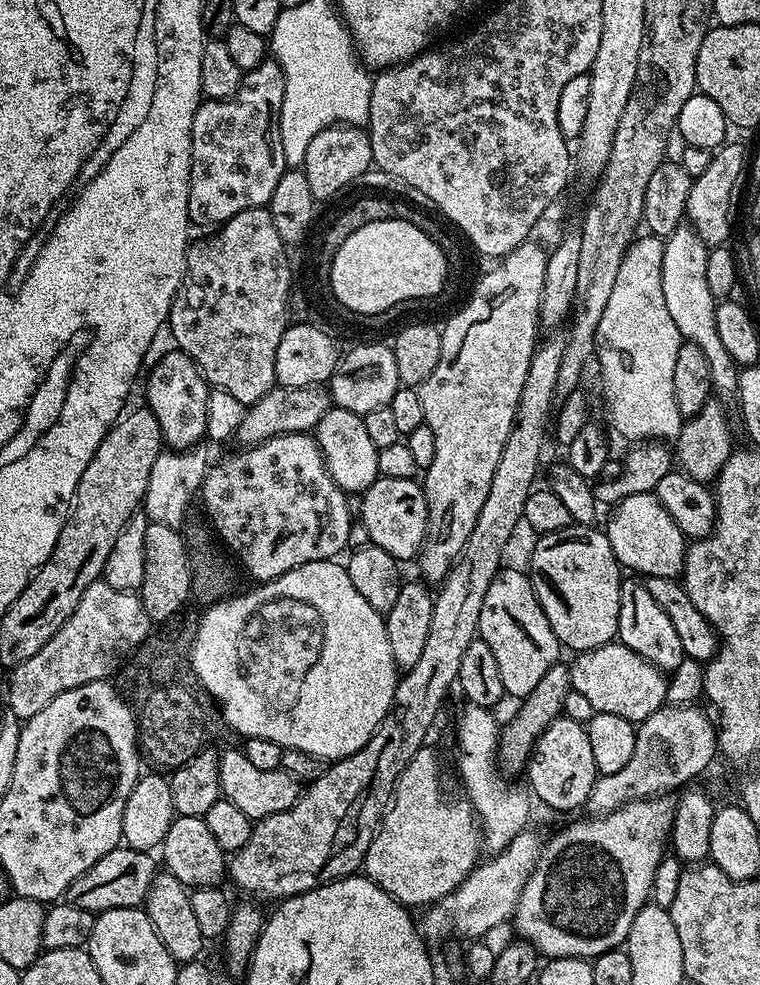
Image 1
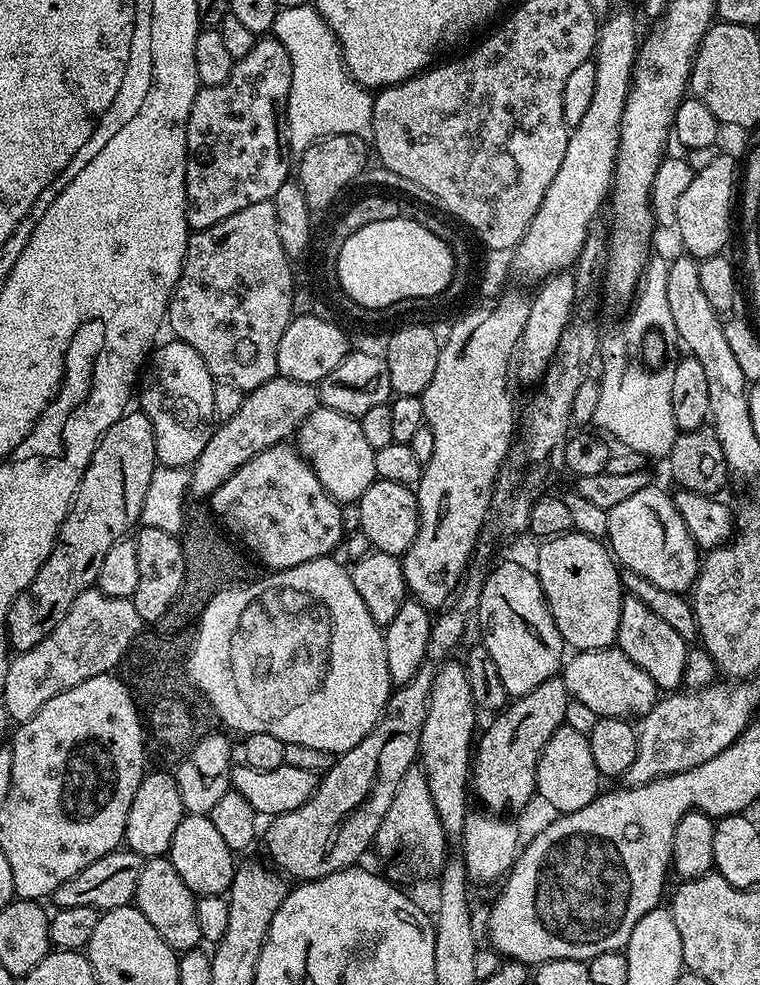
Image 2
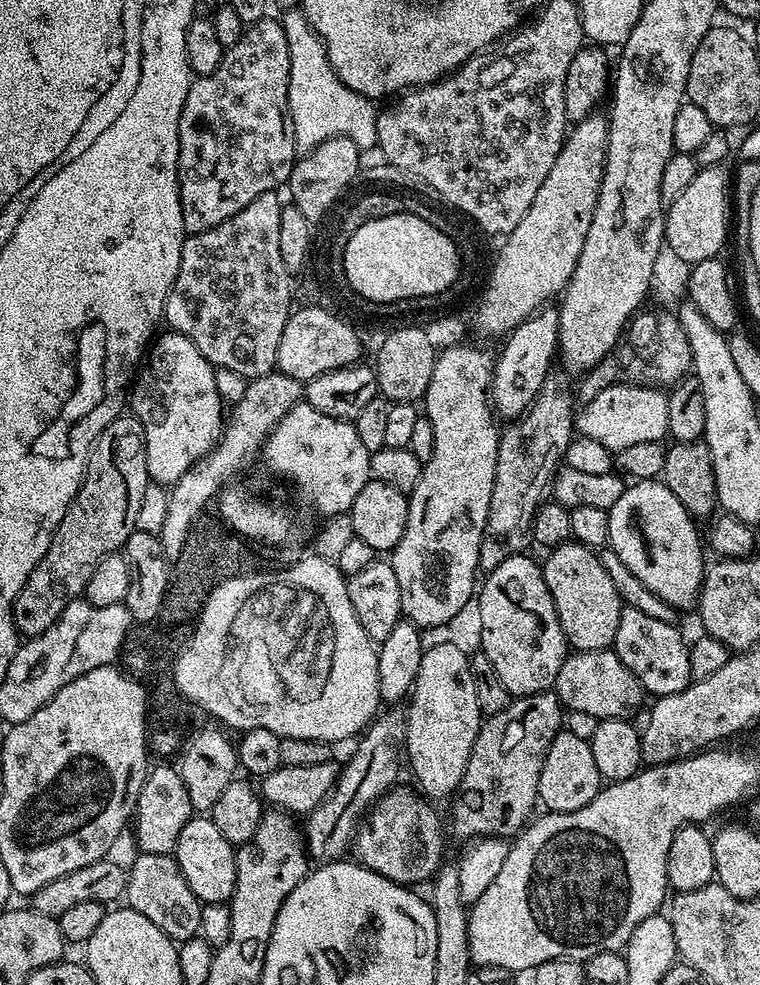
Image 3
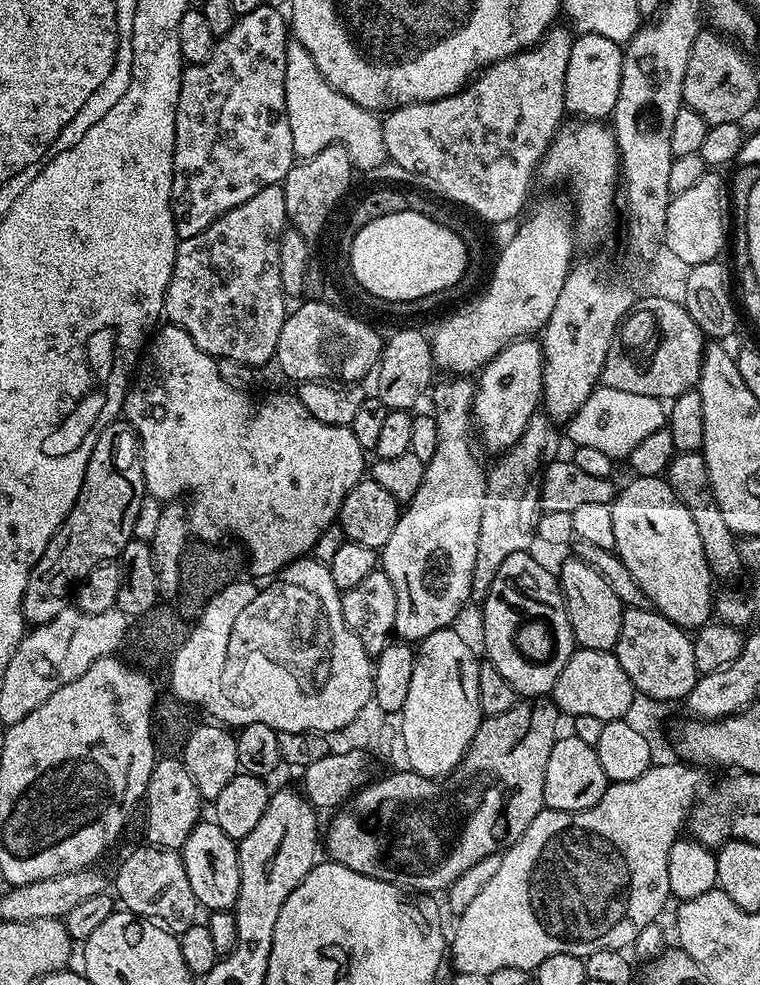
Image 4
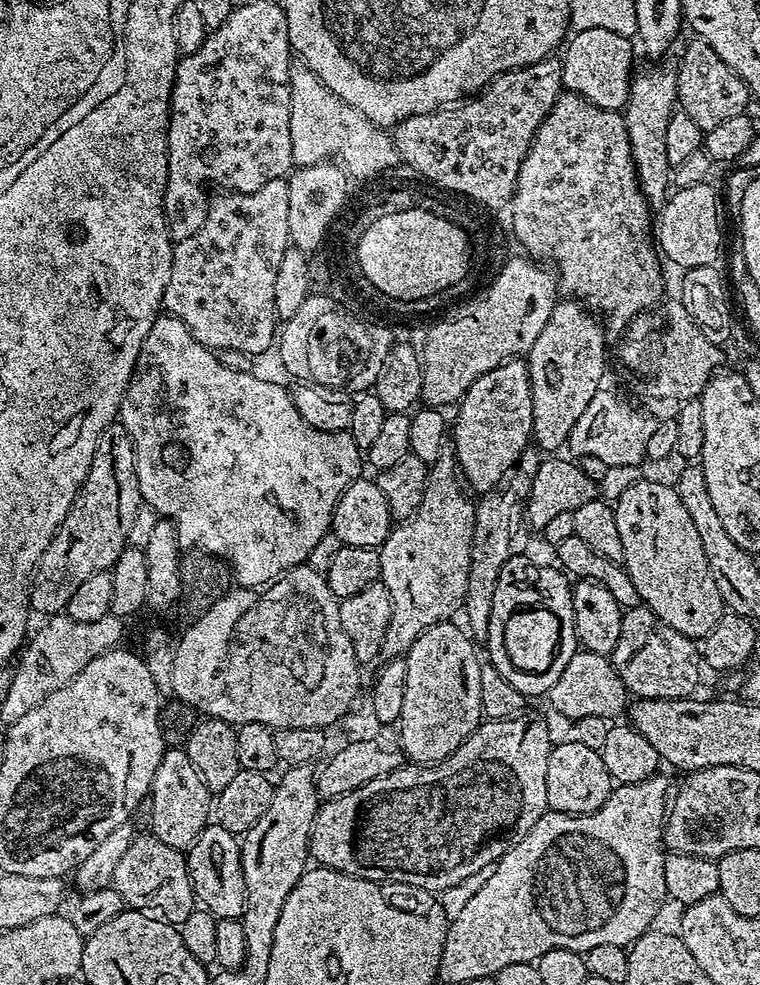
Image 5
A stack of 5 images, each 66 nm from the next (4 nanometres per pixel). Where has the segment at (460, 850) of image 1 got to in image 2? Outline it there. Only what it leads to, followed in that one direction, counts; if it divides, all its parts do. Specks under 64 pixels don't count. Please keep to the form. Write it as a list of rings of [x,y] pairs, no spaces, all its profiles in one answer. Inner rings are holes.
[[[413,766],[402,778],[402,782],[398,782],[394,802],[390,802],[390,810],[386,810],[376,831],[374,848],[384,856],[396,856],[397,862],[416,876],[435,877],[444,867],[446,859],[444,827],[434,806],[434,798],[430,796],[428,779],[424,777],[419,767]]]

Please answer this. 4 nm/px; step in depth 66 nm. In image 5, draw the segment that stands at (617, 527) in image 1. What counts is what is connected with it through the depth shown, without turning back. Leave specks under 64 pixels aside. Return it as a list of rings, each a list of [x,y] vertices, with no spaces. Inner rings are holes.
[[[640,480],[614,500],[614,507],[618,534],[622,537],[622,563],[630,574],[630,582],[634,582],[638,590],[643,607],[649,608],[662,623],[678,634],[689,636],[697,642],[702,641],[714,629],[726,609],[718,594],[718,586],[714,586],[710,566],[706,566],[706,554],[702,551],[698,530],[694,527],[686,506],[682,506],[675,487],[668,485],[667,488],[656,480]]]

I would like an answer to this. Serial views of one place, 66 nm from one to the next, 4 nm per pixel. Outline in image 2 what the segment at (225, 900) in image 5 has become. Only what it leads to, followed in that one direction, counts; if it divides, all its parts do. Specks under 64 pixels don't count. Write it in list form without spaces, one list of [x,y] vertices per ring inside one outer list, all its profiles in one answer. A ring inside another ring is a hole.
[[[186,814],[182,822],[178,822],[178,830],[174,830],[166,859],[172,863],[174,870],[178,870],[178,878],[182,878],[182,882],[186,882],[188,889],[195,892],[197,897],[224,896],[232,885],[238,867],[237,861],[232,861],[232,848],[226,846],[226,841],[218,834],[218,829],[208,815]]]

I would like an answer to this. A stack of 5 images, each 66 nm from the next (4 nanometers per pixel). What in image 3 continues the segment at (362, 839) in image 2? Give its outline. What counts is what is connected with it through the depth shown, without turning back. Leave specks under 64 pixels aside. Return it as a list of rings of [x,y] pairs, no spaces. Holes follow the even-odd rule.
[[[384,710],[368,725],[366,731],[355,741],[352,757],[339,769],[332,793],[312,812],[307,813],[308,825],[302,831],[306,851],[313,861],[331,862],[339,860],[344,852],[353,847],[356,829],[387,792],[397,787],[402,768],[402,745],[405,743],[406,720],[396,710]]]

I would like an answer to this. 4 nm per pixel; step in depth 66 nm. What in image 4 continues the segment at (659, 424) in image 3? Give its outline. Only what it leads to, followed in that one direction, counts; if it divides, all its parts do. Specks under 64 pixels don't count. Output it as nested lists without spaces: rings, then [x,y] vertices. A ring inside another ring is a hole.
[[[598,386],[567,421],[566,428],[576,448],[602,450],[602,454],[613,458],[628,458],[639,443],[665,427],[665,424],[666,408],[659,399]]]

